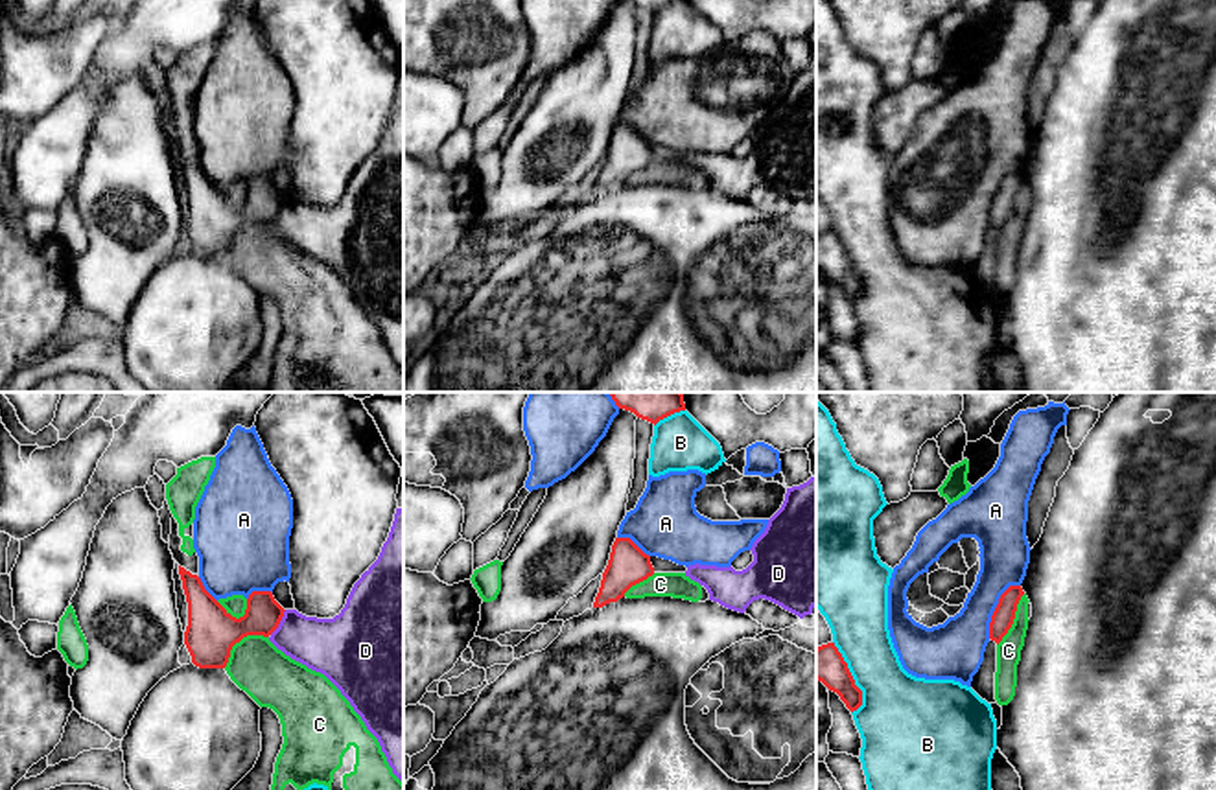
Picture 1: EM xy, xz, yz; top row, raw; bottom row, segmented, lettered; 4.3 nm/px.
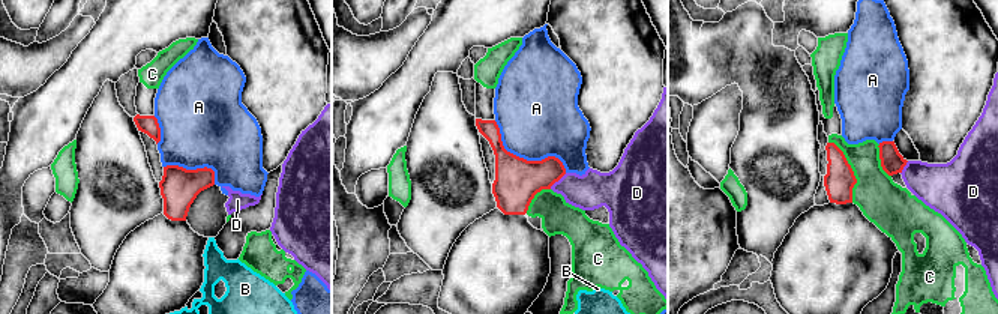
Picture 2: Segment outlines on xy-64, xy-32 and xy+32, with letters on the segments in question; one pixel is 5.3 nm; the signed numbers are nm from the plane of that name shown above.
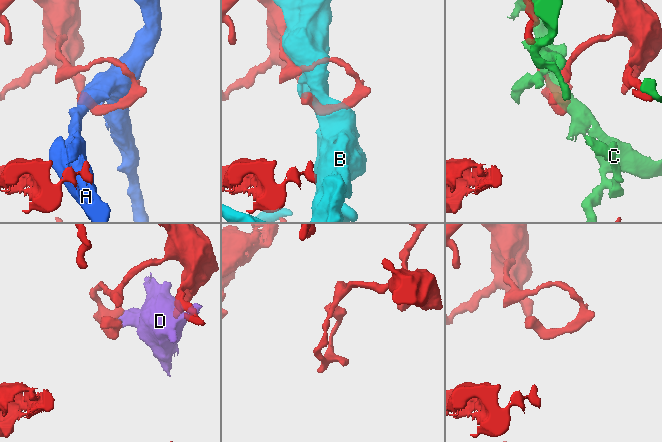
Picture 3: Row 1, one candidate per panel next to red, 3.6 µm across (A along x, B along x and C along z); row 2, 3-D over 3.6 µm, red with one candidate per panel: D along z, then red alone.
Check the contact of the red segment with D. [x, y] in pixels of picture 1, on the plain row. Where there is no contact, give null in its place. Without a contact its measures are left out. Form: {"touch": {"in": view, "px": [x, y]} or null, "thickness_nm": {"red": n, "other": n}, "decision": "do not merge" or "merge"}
{"touch": {"in": "xy", "px": [279, 210]}, "thickness_nm": {"red": 160, "other": 240}, "decision": "do not merge"}

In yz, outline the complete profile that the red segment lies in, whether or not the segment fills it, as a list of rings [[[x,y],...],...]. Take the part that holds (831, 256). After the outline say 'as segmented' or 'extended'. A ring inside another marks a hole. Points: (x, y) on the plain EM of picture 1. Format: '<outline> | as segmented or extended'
[[[835,230],[816,236],[816,267],[836,280],[851,300],[862,293],[862,278],[855,273],[848,250]]] | as segmented

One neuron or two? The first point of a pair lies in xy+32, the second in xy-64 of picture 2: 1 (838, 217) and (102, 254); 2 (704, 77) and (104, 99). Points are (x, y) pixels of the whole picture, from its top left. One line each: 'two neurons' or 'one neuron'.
1: two neurons
2: one neuron

